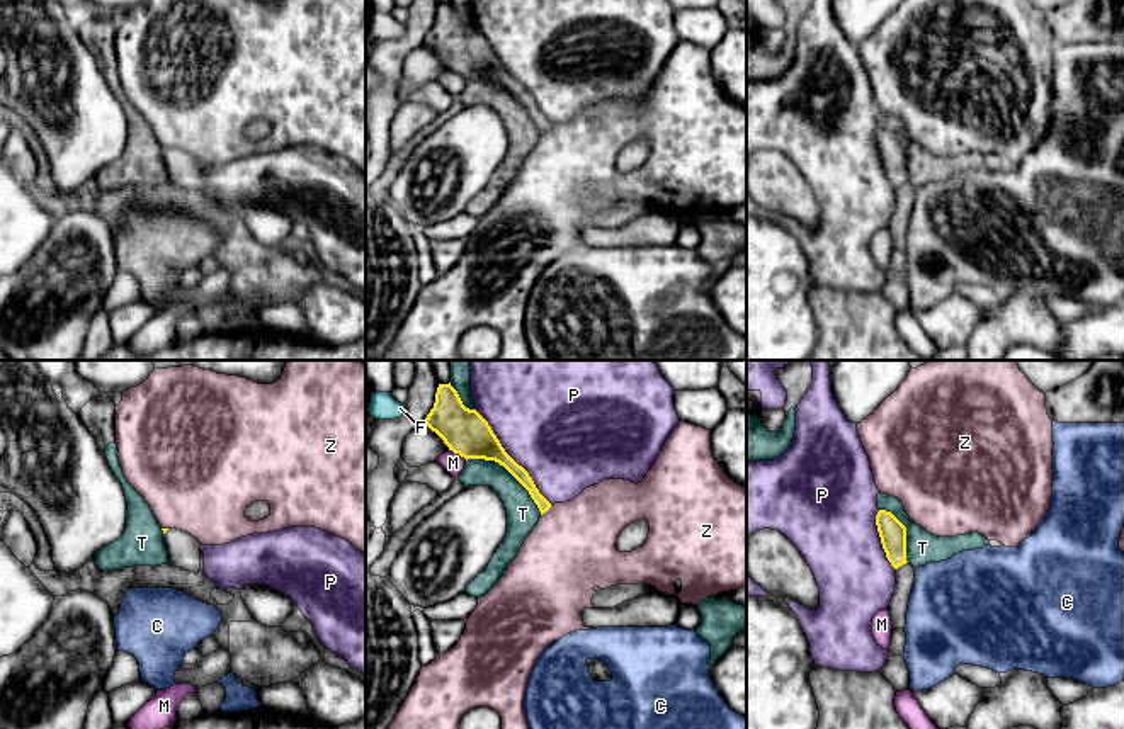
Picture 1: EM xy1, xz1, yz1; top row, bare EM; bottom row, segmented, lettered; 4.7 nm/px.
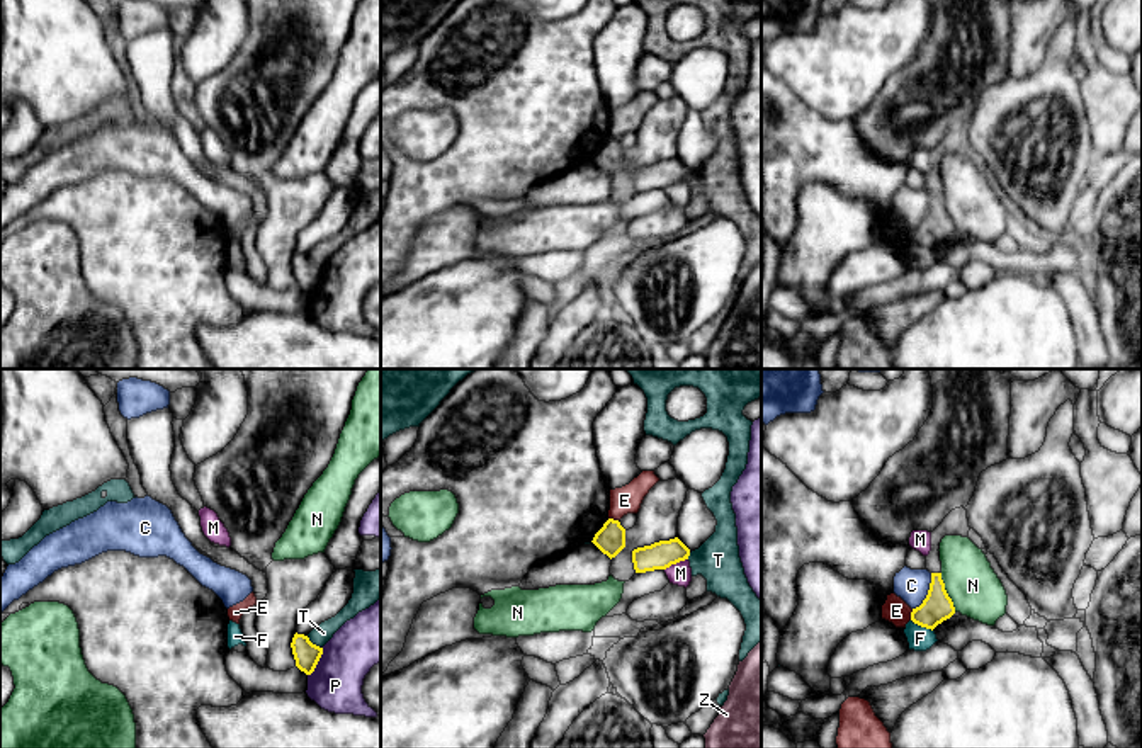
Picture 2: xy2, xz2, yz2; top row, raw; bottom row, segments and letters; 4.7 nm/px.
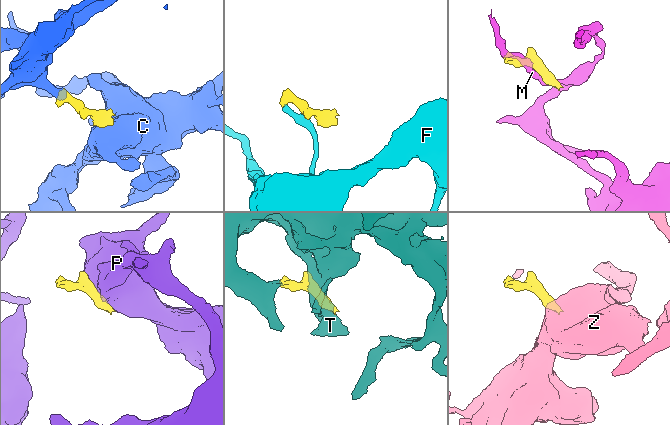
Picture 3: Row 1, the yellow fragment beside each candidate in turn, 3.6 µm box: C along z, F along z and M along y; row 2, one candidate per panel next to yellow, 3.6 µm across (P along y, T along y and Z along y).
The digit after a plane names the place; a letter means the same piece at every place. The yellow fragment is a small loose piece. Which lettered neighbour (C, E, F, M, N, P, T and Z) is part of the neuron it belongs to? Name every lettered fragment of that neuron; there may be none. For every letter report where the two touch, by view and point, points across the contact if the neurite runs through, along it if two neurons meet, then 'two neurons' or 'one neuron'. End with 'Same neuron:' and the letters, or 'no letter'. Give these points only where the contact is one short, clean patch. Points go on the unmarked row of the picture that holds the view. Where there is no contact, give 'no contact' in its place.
C: meets yellow in yz2 at (928, 211); border along yz2 (932, 192), (927, 216), (913, 228); two neurons
E: meets yellow in yz2 at (911, 233); border along yz2 (913, 228), (910, 238); two neurons
F: meets yellow in yz2 at (921, 245); two neurons
M: meets yellow in xz2 at (675, 182); two neurons
N: meets yellow in yz2 at (945, 211); border along yz2 (940, 192), (955, 230); two neurons
P: meets yellow in xz1 at (509, 75); two neurons
T: meets yellow in xz1 at (509, 90); two neurons
Z: meets yellow in xz1 at (546, 129); border along xz1 (551, 124), (541, 135); two neurons
Same neuron: no letter

